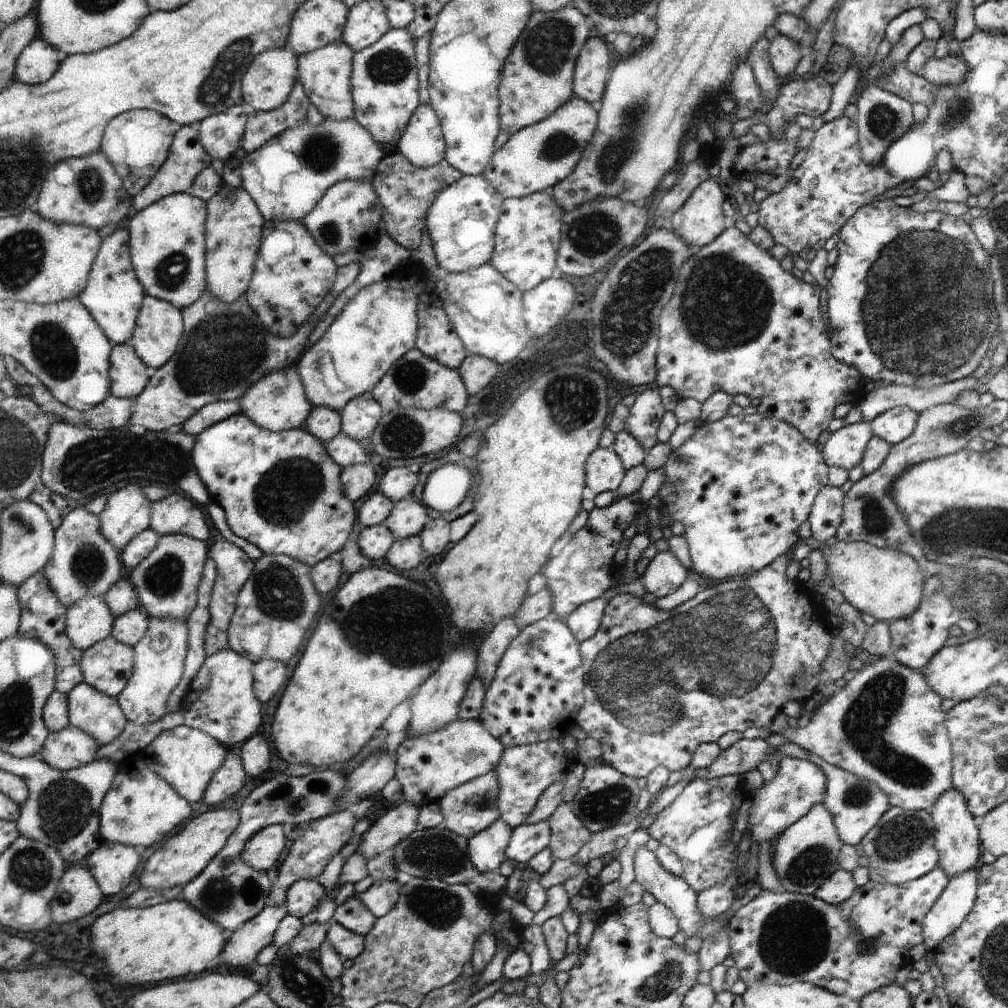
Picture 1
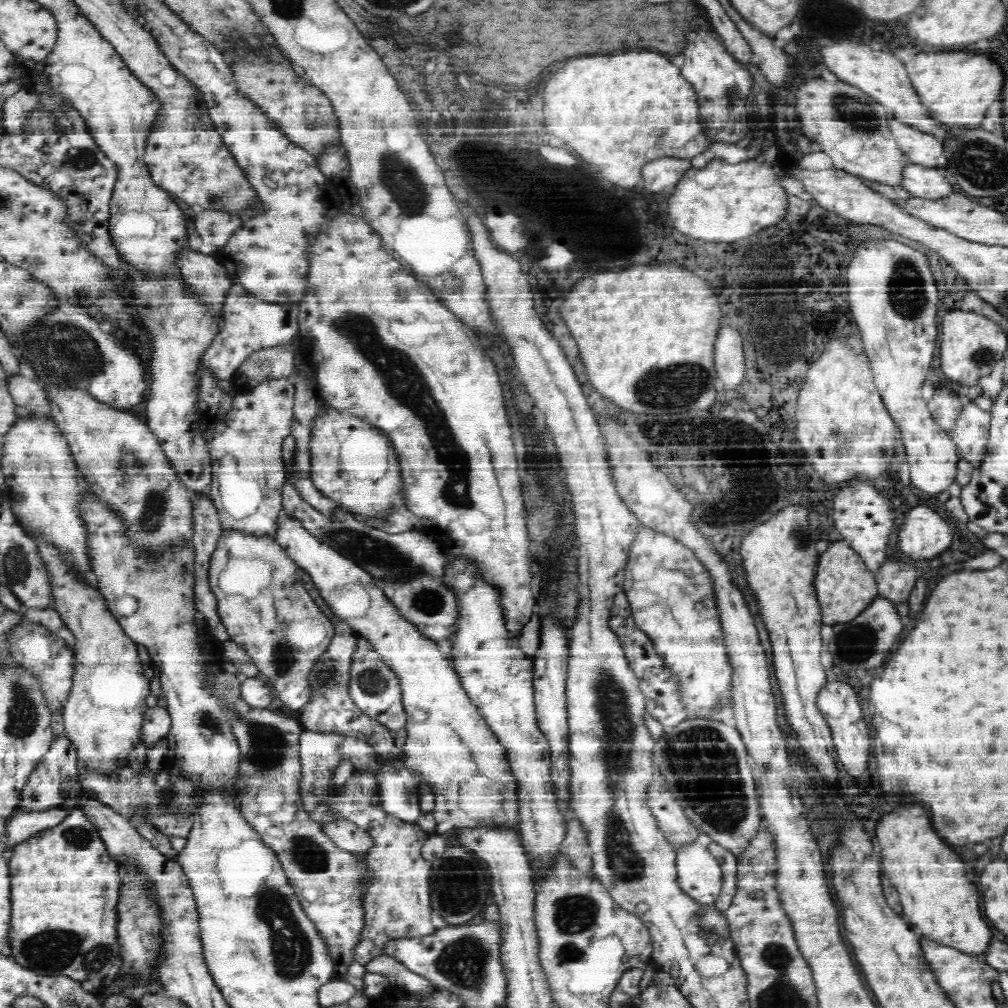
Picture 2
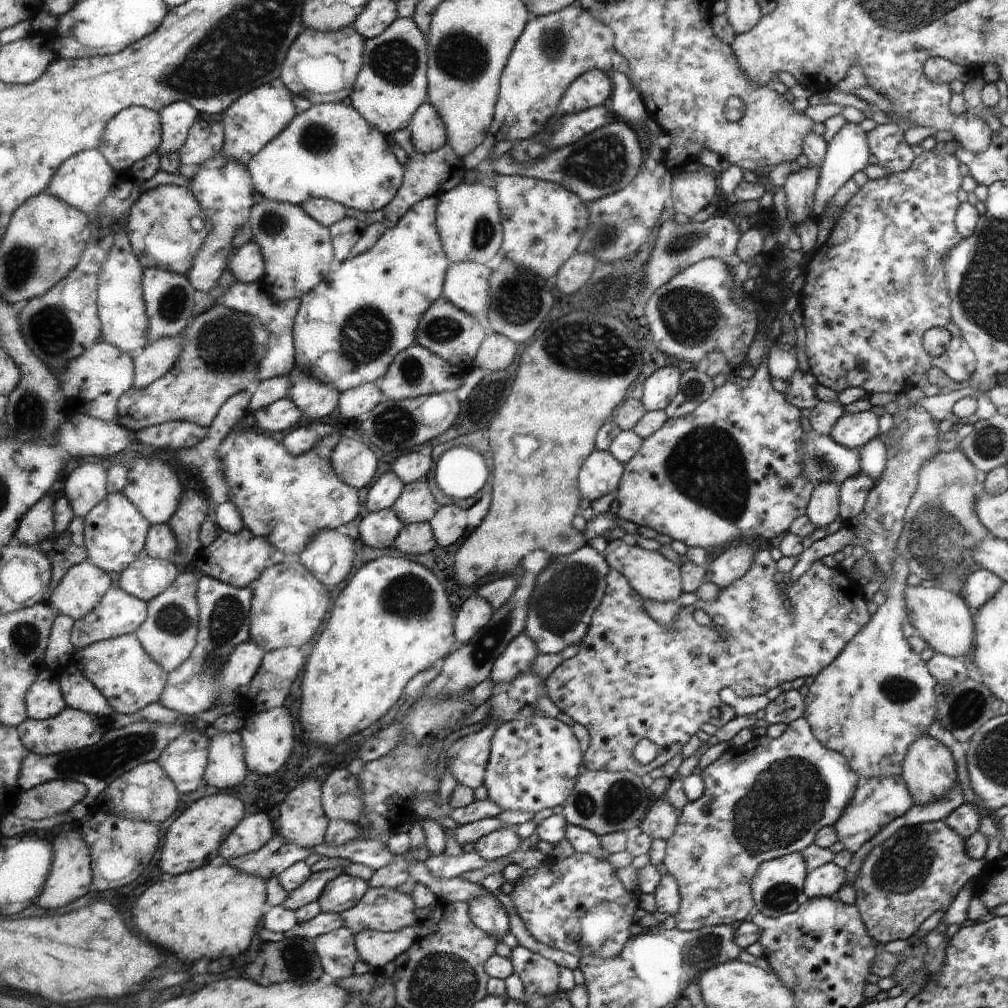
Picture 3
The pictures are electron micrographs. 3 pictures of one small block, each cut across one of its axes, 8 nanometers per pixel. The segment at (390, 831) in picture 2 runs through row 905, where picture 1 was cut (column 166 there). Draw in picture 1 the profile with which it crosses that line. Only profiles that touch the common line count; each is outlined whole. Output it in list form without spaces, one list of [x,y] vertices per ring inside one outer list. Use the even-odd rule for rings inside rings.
[[[361,262],[349,264],[345,268],[339,268],[337,272],[337,284],[333,286],[331,294],[321,302],[321,306],[313,312],[313,316],[289,338],[275,334],[269,326],[265,326],[259,318],[259,314],[251,308],[249,298],[243,296],[237,302],[229,304],[213,296],[213,292],[207,288],[207,292],[197,300],[197,304],[183,308],[185,314],[185,336],[181,340],[181,346],[173,360],[165,368],[153,370],[153,378],[145,392],[139,398],[117,398],[111,396],[105,404],[97,406],[95,410],[81,412],[75,410],[63,402],[59,402],[53,392],[43,386],[43,382],[31,374],[19,360],[13,356],[3,356],[9,380],[15,382],[15,386],[29,386],[31,398],[35,404],[39,404],[47,414],[59,416],[59,422],[69,422],[75,426],[91,426],[95,430],[103,428],[119,428],[127,426],[131,422],[137,430],[151,430],[151,432],[167,432],[171,426],[185,426],[197,412],[201,412],[207,404],[215,402],[235,402],[243,400],[247,392],[251,392],[265,376],[273,372],[287,370],[291,366],[297,366],[299,358],[305,354],[309,338],[313,336],[315,326],[321,322],[321,318],[329,312],[331,304],[345,292],[361,274]]]

